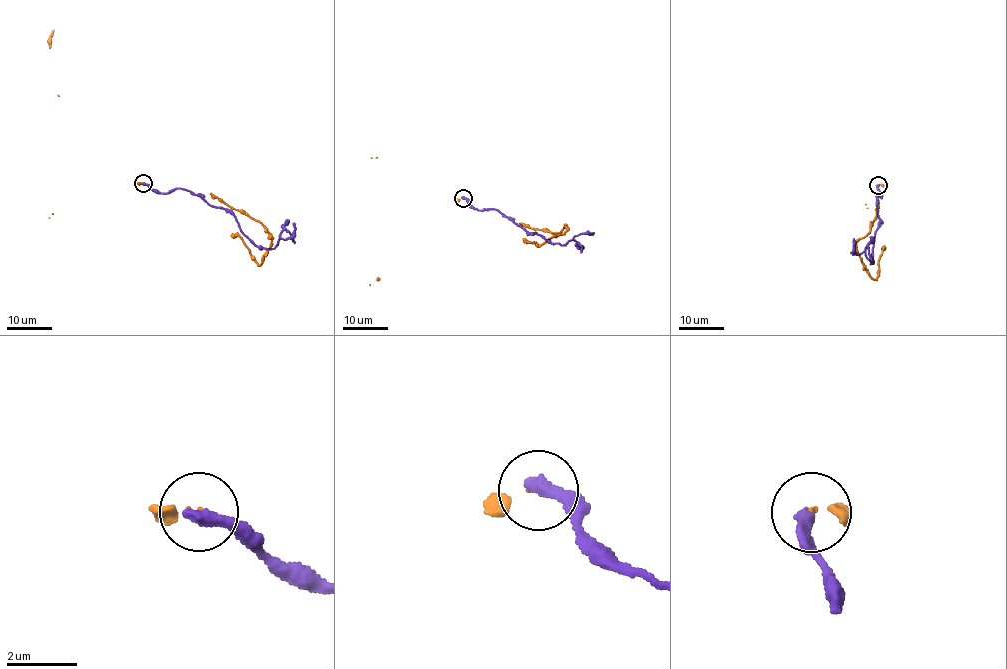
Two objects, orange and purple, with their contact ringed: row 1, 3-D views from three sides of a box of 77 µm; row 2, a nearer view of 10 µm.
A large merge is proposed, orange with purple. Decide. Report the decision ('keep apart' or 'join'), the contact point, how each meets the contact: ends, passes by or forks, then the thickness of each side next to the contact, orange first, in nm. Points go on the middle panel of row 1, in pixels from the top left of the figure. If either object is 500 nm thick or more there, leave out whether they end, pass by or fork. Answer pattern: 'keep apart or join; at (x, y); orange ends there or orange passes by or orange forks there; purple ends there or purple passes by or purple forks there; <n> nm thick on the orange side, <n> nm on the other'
keep apart; at (463, 198); orange ends there; purple ends there; 40 nm thick on the orange side, 400 nm on the other

